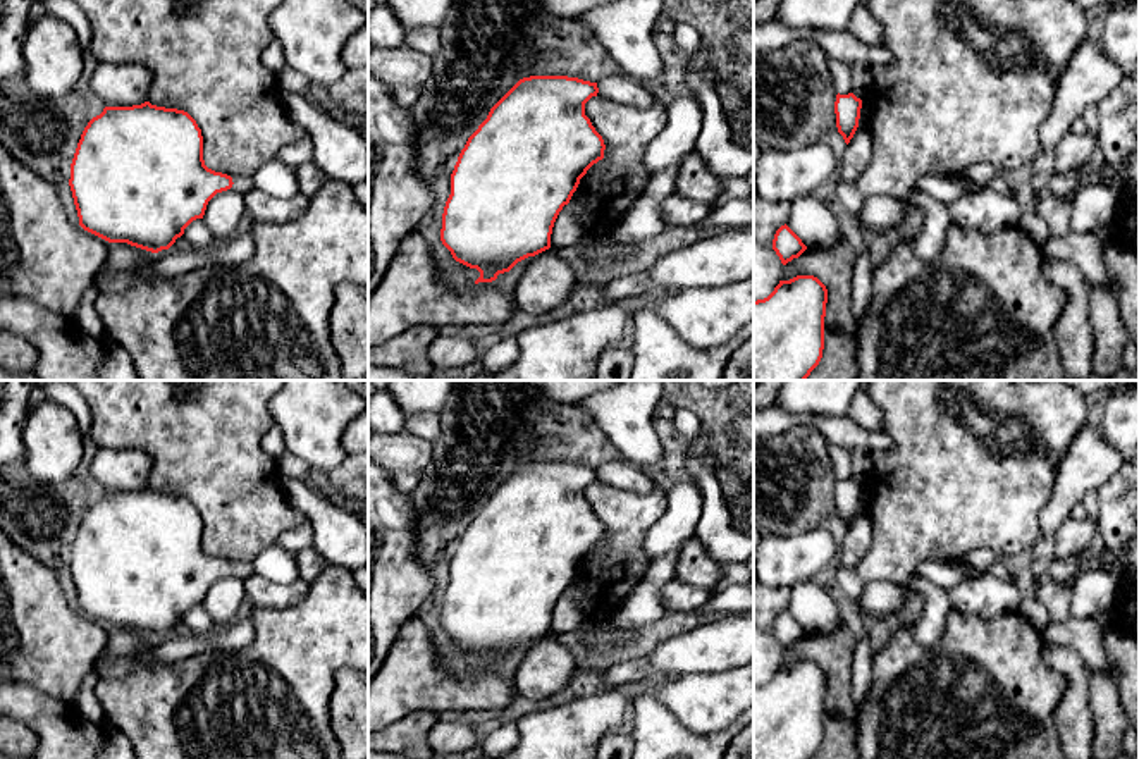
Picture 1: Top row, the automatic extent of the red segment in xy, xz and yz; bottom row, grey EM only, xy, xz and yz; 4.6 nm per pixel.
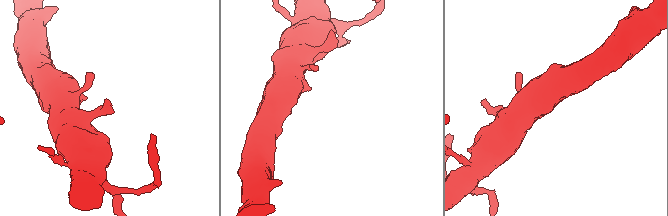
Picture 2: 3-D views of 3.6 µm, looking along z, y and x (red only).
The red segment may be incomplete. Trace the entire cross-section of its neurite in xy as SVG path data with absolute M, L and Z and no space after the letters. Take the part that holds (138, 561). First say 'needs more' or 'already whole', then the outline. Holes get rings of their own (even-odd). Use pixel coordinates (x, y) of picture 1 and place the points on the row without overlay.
needs more; M150 487L105 492L88 508L71 549L69 571L84 616L151 639L169 635L193 606L203 604L217 578L234 573L246 580L253 573L251 563L231 563L205 551L201 515L188 497Z

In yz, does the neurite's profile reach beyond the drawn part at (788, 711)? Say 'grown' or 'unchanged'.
unchanged

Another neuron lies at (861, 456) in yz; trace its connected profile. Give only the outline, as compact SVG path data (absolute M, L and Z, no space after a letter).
M859 447L852 451L853 472L852 478L862 485L864 477L869 473L872 449Z

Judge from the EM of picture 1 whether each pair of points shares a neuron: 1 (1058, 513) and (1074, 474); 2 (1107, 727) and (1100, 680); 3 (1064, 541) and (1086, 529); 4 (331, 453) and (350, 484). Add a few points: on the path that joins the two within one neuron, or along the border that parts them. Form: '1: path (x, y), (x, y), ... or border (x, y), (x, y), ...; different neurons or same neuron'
1: path (1062, 503), (1071, 484); same neuron
2: path (1107, 715), (1103, 692); same neuron
3: path (1069, 541), (1081, 534); same neuron
4: border (346, 453), (327, 472); different neurons

